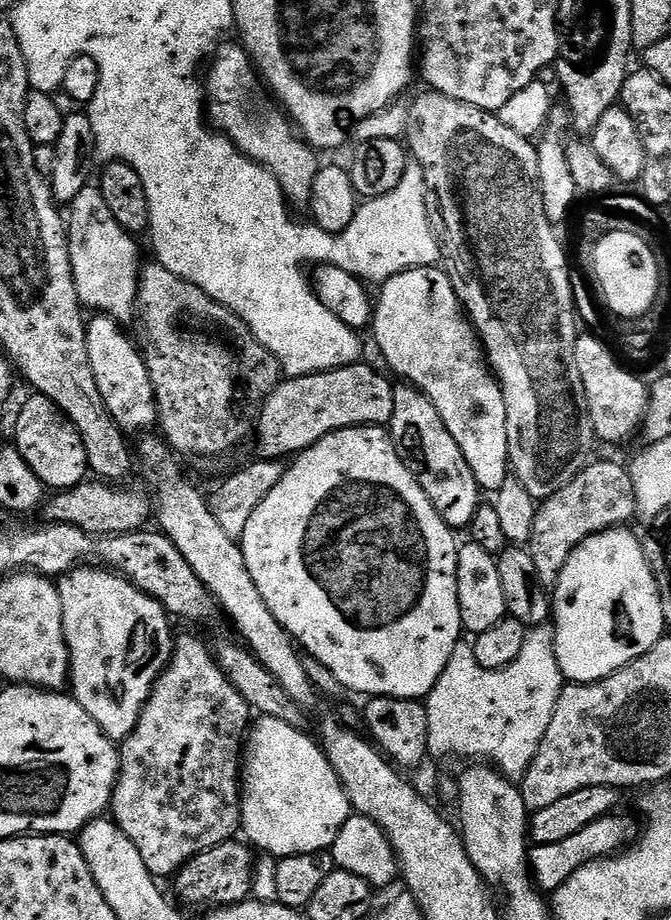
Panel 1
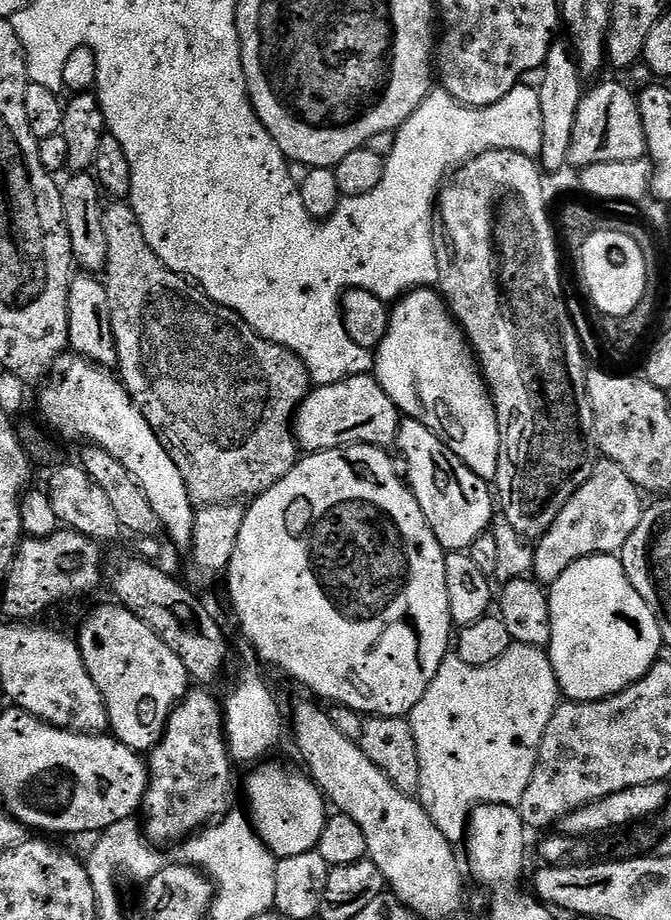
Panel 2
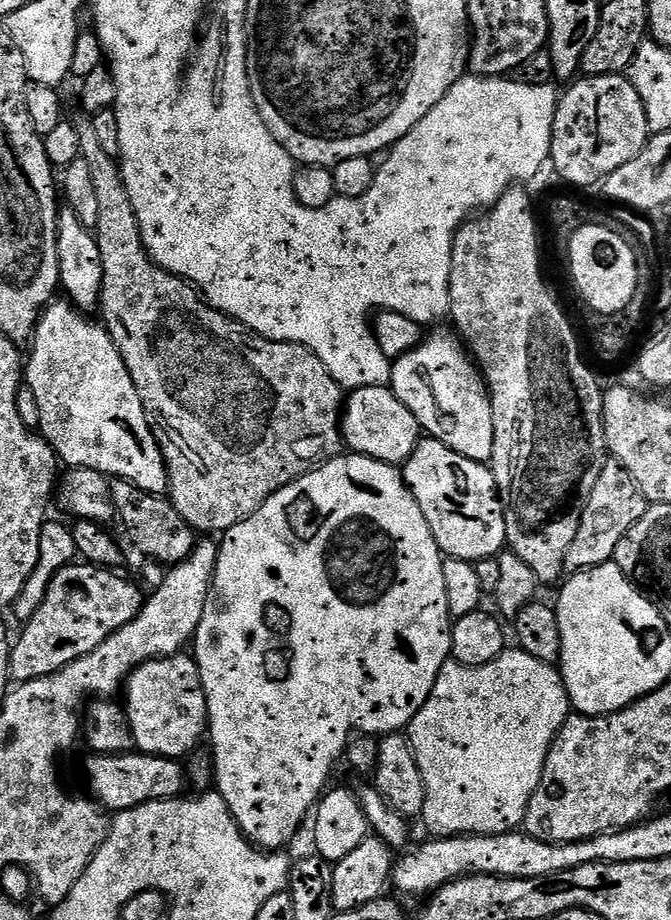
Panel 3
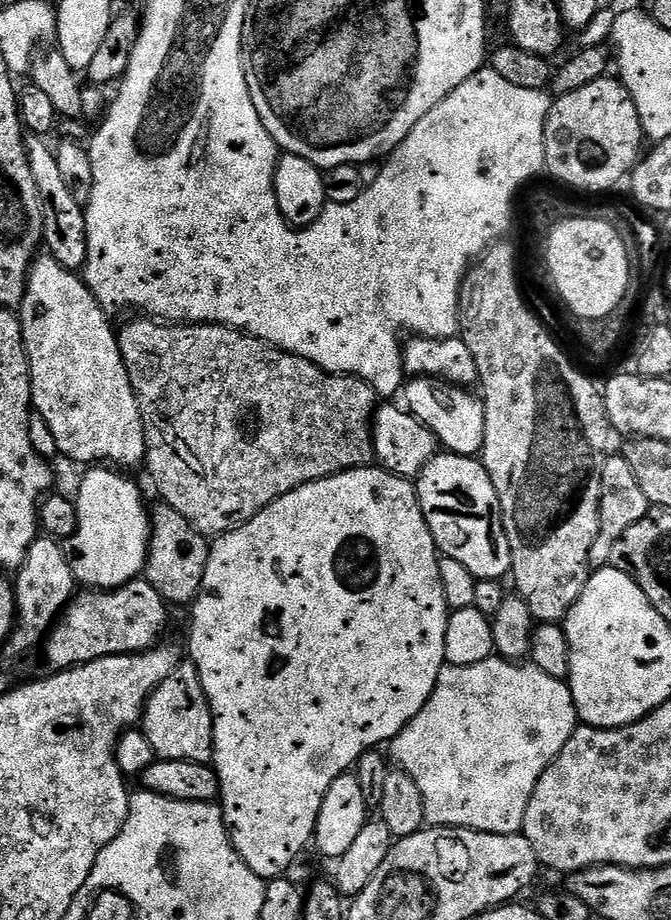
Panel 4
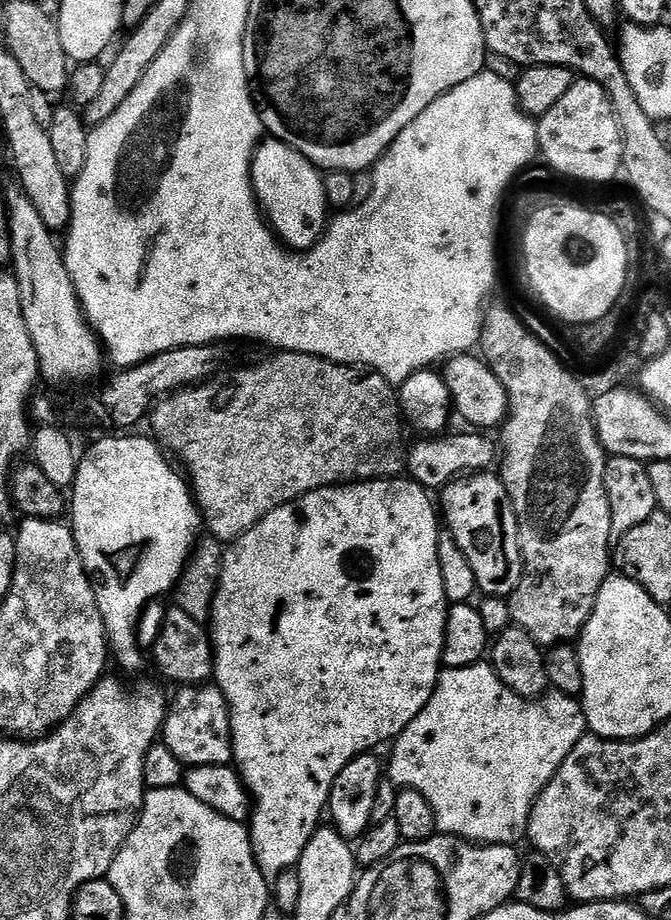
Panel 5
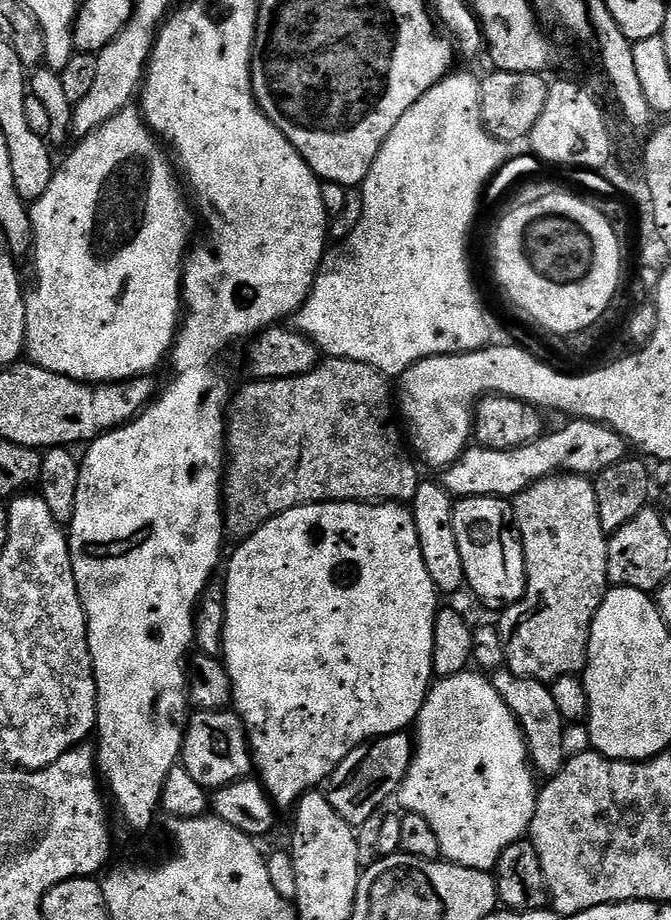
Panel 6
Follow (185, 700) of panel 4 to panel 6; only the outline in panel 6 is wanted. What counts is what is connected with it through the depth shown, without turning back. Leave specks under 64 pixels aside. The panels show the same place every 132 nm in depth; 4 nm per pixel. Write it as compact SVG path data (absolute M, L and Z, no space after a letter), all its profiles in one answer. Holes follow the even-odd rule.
M193 711L184 730L184 749L180 752L179 763L186 770L186 774L194 777L198 786L209 790L251 777L254 772L252 749L248 746L244 723L235 711Z

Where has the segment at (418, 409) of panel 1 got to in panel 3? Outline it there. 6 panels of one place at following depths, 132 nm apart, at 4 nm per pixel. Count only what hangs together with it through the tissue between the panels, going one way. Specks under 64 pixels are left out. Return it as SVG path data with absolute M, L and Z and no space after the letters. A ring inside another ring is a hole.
M424 438L402 465L402 475L445 557L475 562L505 551L504 502L487 463L466 458L440 440Z

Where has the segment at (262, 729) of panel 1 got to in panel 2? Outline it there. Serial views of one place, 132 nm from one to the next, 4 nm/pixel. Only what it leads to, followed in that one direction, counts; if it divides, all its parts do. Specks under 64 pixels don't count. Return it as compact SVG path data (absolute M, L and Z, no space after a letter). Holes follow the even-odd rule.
M261 763L248 776L250 819L273 857L306 854L319 845L326 819L324 793L303 771L291 772L280 764Z

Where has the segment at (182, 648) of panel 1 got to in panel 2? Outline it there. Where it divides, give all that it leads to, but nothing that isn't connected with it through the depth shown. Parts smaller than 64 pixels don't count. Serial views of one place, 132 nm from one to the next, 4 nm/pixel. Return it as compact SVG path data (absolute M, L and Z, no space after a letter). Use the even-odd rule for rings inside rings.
M192 690L188 695L177 704L176 709L172 711L172 716L168 720L168 725L164 731L164 737L152 747L151 752L147 753L146 763L148 765L148 789L144 795L142 805L142 832L145 837L153 845L161 846L160 844L176 844L175 846L183 845L184 841L195 836L197 832L208 827L209 824L225 817L229 812L237 807L236 804L236 772L232 754L228 750L228 737L224 731L224 710L221 701L215 700L211 696L211 691L208 690Z

